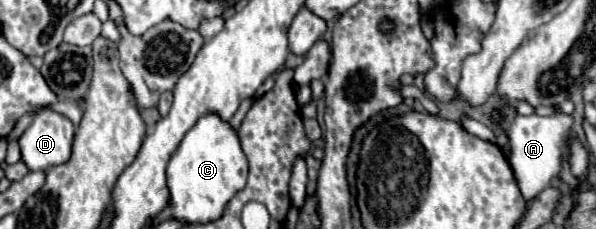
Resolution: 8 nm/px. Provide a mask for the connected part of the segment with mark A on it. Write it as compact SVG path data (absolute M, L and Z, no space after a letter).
M531 114L531 116L515 116L513 124L509 126L507 130L507 138L511 146L509 164L513 168L521 194L527 202L533 200L553 180L559 178L561 162L563 162L563 148L565 148L572 121L573 117L566 114L557 114L557 116Z

